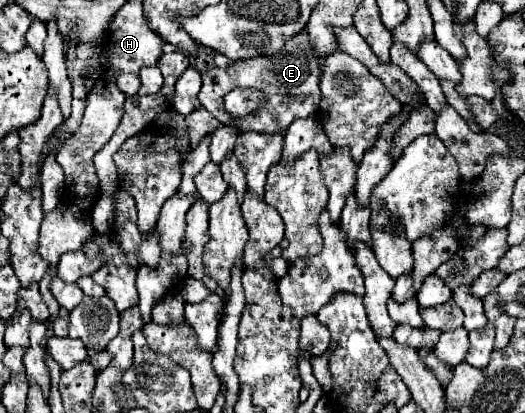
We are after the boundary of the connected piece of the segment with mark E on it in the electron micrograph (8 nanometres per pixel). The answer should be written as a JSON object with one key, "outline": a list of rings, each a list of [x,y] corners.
{"outline":[[[307,29],[299,31],[299,35],[293,35],[287,39],[283,51],[279,55],[257,55],[257,59],[239,59],[233,65],[227,67],[211,67],[203,73],[203,87],[199,91],[201,105],[221,123],[227,123],[231,115],[227,115],[223,107],[223,95],[227,91],[233,91],[235,87],[251,87],[259,89],[267,95],[263,107],[255,111],[255,115],[247,115],[247,119],[237,123],[241,131],[253,129],[259,133],[275,133],[286,130],[293,119],[299,117],[309,117],[315,115],[319,109],[321,101],[321,91],[319,91],[319,75],[321,75],[321,65],[319,57],[315,55],[313,47],[309,45],[309,35]]]}

